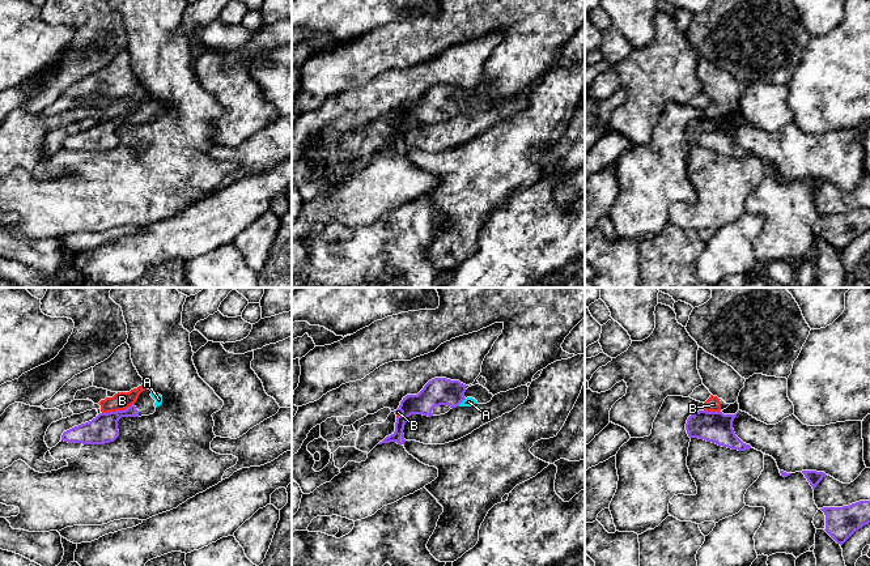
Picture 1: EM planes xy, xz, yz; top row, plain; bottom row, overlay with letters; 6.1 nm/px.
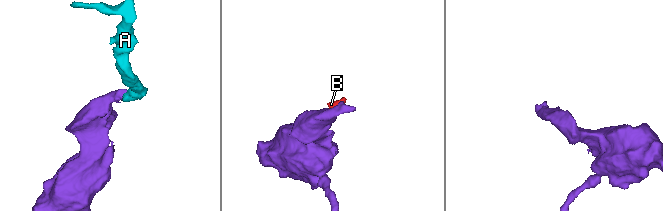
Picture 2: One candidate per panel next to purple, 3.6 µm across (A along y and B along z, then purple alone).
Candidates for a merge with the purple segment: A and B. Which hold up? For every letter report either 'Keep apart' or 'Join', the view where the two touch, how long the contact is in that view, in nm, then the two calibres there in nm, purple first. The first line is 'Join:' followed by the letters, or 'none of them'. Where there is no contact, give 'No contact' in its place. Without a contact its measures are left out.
Join: A
A: Join. Touches purple in xz. Shared border 70 nm. Thickness 180 nm (purple) against 60 nm
B: Keep apart. Touches purple in xy. Shared border 220 nm. Thickness 180 nm (purple) against 110 nm

